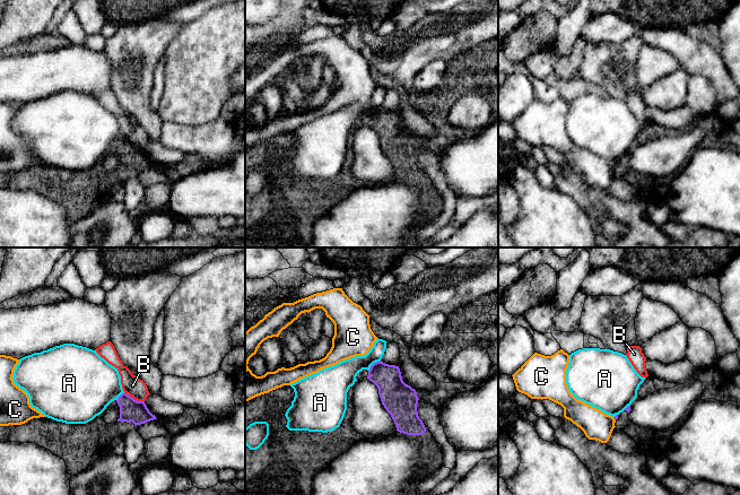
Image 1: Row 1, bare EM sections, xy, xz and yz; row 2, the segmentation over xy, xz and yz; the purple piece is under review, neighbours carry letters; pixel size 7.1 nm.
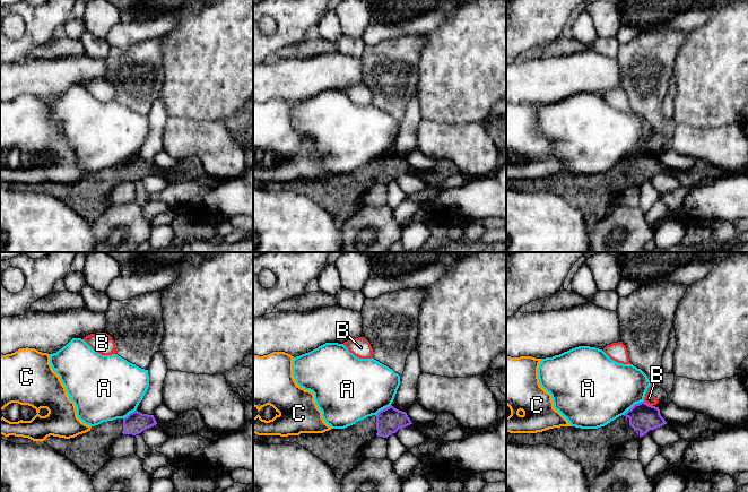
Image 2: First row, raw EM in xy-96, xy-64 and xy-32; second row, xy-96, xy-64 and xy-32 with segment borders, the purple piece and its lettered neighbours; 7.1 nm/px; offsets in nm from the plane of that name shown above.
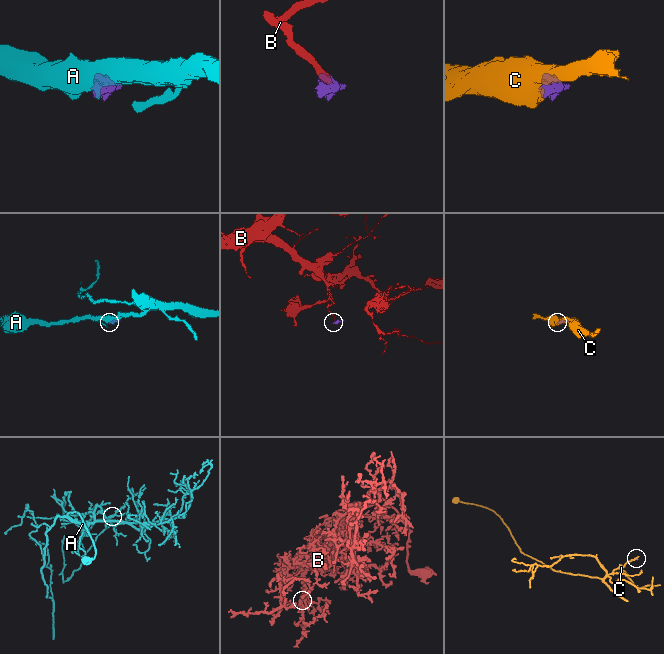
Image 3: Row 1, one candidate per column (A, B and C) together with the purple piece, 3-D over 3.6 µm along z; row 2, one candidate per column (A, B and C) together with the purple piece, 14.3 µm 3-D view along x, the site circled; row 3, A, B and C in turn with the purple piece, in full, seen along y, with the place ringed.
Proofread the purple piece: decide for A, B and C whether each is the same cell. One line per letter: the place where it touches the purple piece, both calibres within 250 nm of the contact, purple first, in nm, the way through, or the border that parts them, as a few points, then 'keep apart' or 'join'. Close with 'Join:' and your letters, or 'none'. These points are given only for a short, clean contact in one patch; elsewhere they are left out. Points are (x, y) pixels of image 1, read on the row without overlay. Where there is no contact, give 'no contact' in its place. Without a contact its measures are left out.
A: meets purple in xz at (373, 111); 200 nm thick on the purple side, 190 nm on the other; border along xz (380, 106), (368, 118); keep apart
B: meets purple in xy at (133, 146); 160 nm thick on the purple side, 140 nm on the other; border along xy (124, 139), (137, 147), (144, 148); keep apart
C: meets purple in yz at (615, 166); 30 nm thick on the purple side, 200 nm on the other; border along yz (612, 164), (615, 167); keep apart
Join: none

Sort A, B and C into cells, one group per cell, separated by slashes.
A / B / C

